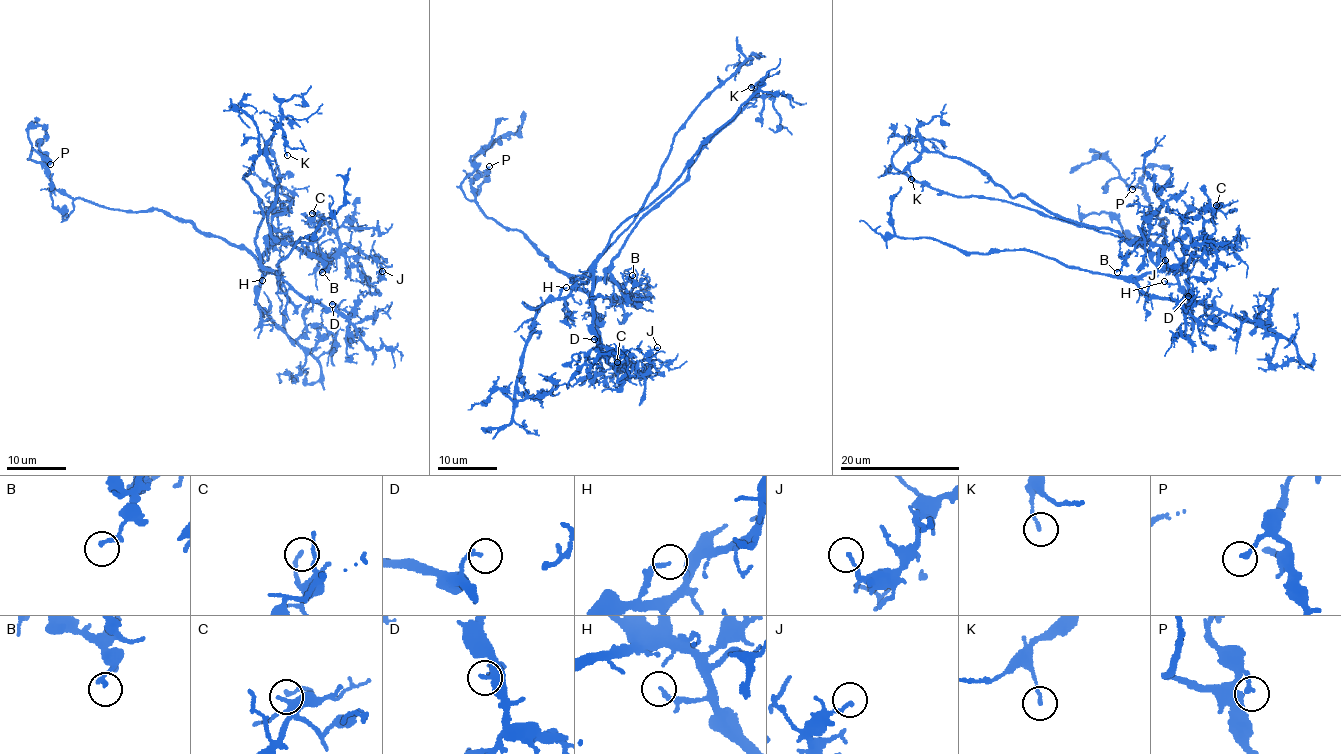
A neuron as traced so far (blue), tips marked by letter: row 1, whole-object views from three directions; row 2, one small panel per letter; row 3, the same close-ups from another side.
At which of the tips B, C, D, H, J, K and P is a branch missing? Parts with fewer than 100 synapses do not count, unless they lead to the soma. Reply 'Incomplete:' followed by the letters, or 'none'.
Incomplete: none

